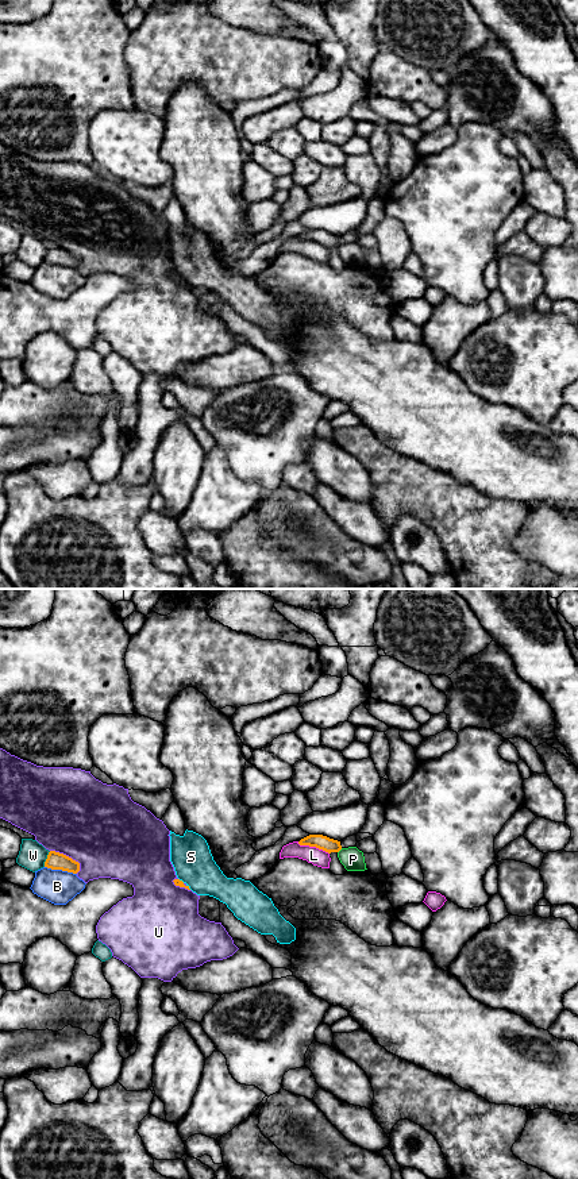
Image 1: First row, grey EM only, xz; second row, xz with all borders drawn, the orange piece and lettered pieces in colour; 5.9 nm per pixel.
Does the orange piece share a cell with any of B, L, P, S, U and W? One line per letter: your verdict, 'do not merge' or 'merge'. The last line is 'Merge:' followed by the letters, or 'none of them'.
B: do not merge
L: do not merge
P: do not merge
S: do not merge
U: do not merge
W: do not merge
Merge: none of them

